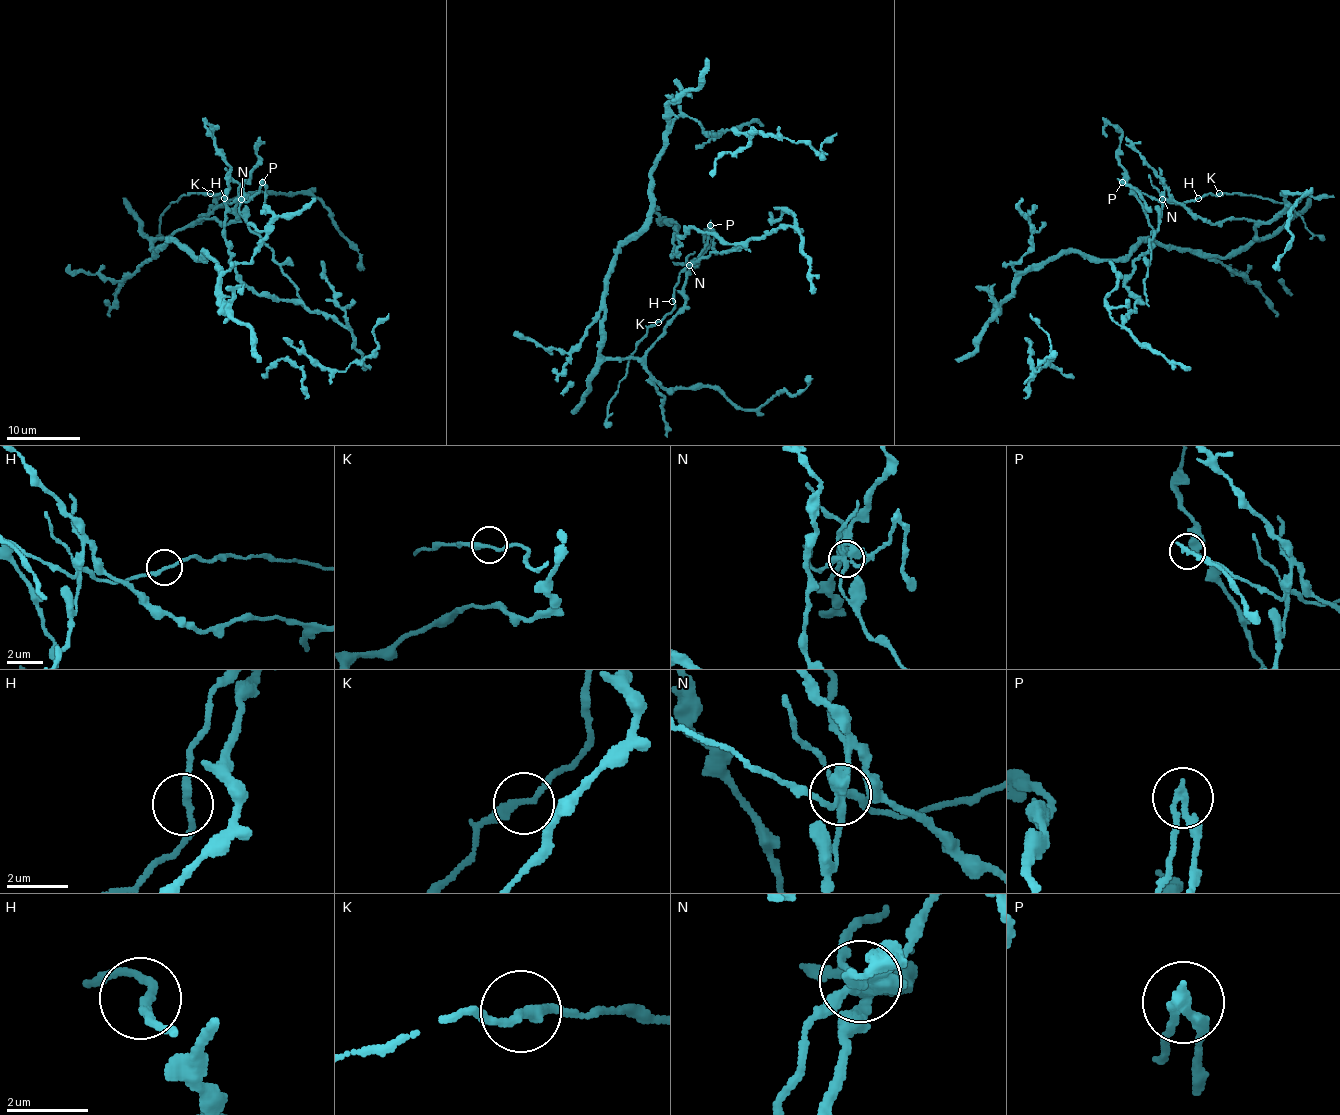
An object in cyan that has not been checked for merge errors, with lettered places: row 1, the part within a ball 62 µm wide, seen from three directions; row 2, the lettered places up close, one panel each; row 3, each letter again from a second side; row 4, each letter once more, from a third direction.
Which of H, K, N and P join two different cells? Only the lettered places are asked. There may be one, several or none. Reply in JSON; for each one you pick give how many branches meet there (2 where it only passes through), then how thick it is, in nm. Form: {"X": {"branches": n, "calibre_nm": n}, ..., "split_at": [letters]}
{"N": {"branches": 6, "calibre_nm": 360}, "P": {"branches": 2, "calibre_nm": 220}, "split_at": ["N", "P"]}

